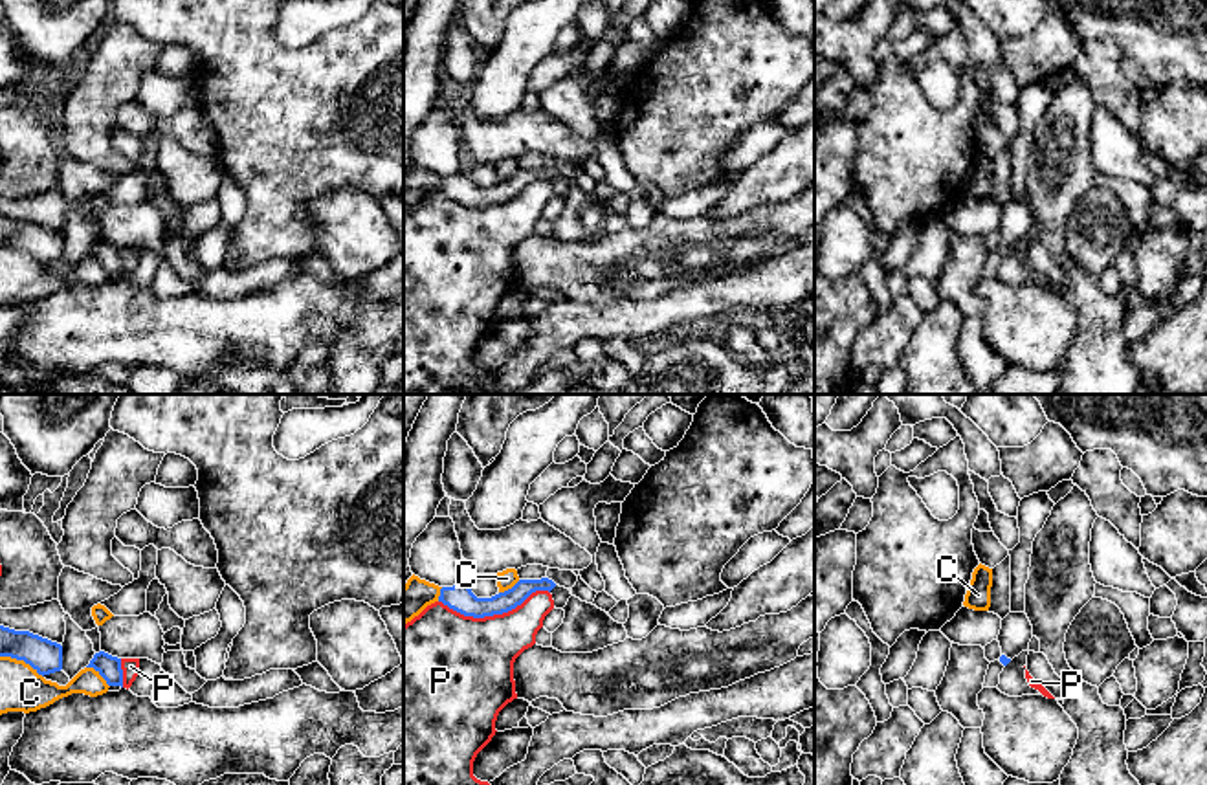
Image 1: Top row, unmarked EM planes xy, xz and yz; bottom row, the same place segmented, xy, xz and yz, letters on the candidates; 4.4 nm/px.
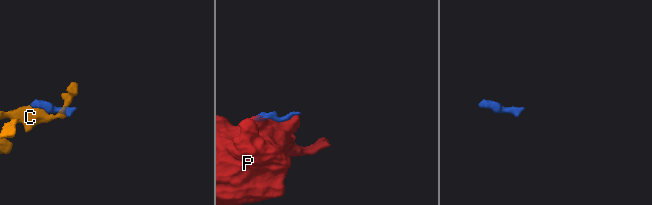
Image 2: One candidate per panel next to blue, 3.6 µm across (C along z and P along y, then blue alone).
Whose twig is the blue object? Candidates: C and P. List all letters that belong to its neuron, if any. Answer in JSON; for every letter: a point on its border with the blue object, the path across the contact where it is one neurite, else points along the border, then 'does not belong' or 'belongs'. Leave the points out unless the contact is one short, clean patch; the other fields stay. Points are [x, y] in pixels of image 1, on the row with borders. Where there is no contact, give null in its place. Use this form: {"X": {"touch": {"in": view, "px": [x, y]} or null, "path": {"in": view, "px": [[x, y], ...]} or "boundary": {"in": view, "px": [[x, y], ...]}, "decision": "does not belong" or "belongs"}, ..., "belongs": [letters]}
{"C": {"touch": {"in": "xy", "px": [99, 674]}, "decision": "does not belong"}, "P": {"touch": {"in": "xz", "px": [494, 613]}, "decision": "does not belong"}, "belongs": []}

